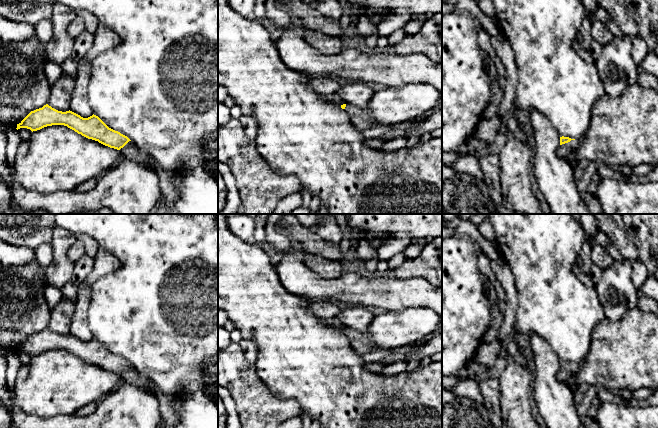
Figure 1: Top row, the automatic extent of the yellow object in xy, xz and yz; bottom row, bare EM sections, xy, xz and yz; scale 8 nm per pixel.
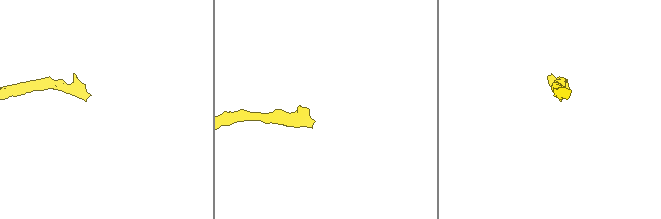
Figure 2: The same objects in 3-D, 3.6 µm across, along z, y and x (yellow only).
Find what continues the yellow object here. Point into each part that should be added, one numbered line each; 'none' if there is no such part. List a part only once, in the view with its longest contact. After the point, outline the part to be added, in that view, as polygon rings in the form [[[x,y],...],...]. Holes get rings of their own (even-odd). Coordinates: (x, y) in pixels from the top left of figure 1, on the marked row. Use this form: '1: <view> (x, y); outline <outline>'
1: yz (564, 151); outline [[[576,139],[571,140],[568,143],[559,145],[559,147],[557,149],[557,155],[564,161],[567,161],[573,167],[576,167],[577,163],[572,158],[571,153],[578,147],[578,145],[579,145],[579,143],[578,143],[578,140],[576,140]]]

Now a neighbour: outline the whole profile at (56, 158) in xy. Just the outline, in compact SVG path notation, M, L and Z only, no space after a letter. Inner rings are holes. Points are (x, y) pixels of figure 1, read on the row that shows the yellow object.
M52 125L33 131L27 141L22 141L11 166L14 181L26 191L40 194L74 191L83 182L98 179L122 159L121 151L88 139L64 125Z

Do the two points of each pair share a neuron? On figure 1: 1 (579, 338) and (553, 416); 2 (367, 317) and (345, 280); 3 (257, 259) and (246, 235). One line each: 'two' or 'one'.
1: two
2: two
3: two

